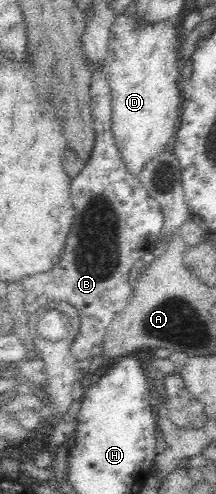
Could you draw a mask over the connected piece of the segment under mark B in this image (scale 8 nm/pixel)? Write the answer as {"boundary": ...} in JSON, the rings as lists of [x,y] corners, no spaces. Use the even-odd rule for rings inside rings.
{"boundary":[[[106,66],[91,68],[92,76],[89,86],[91,96],[91,115],[94,127],[94,148],[92,156],[86,160],[84,168],[72,179],[70,179],[71,202],[75,211],[72,232],[68,234],[68,242],[64,246],[60,262],[48,270],[46,274],[36,274],[32,278],[26,278],[24,284],[24,310],[30,316],[40,313],[48,308],[52,300],[68,301],[78,309],[78,313],[86,320],[79,328],[74,343],[72,344],[72,355],[76,361],[87,360],[91,356],[91,350],[96,345],[101,345],[104,336],[108,334],[112,320],[119,312],[122,312],[128,304],[133,293],[133,284],[130,283],[130,270],[141,265],[141,255],[151,252],[160,242],[160,234],[164,225],[164,214],[160,203],[148,194],[148,189],[141,181],[128,171],[126,163],[120,157],[120,149],[116,147],[114,131],[112,131],[112,91],[108,85],[108,72]]]}

